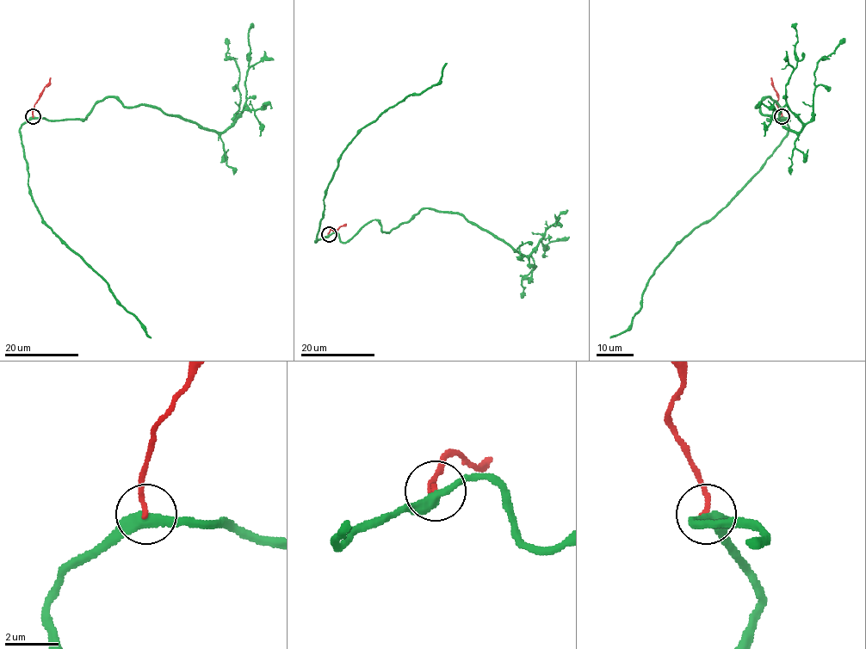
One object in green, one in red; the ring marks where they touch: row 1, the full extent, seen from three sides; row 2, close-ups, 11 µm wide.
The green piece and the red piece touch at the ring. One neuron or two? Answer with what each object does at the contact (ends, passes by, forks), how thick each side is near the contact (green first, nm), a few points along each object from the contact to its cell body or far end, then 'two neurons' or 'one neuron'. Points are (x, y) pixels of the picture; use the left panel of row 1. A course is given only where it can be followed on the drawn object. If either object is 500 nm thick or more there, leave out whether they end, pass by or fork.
green passes by | red ends | 400/180 nm | green via (33, 117), (86, 118), (105, 97), (116, 97), (126, 107), (151, 105), (224, 132), (246, 101), (252, 23) | red via (33, 117), (40, 94), (51, 78) | two neurons

